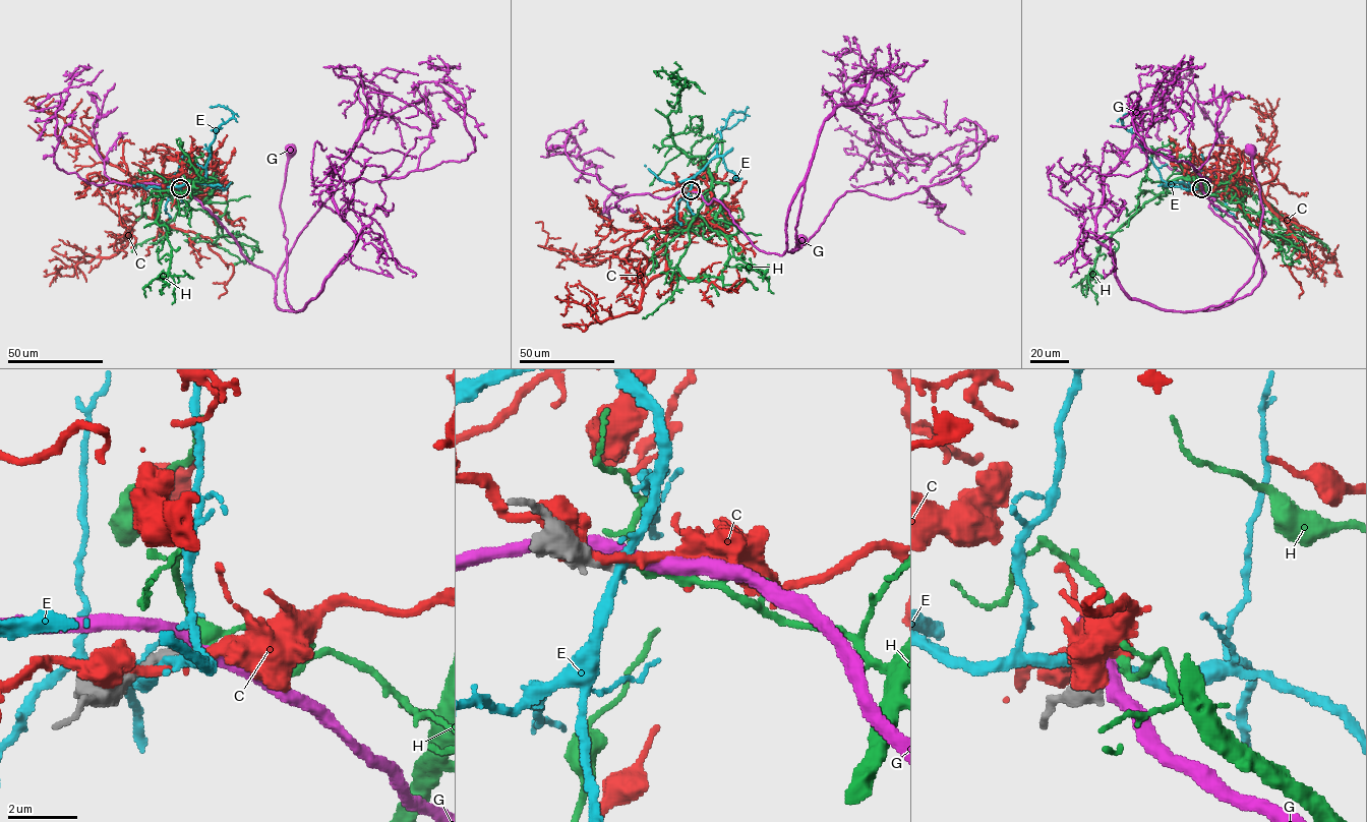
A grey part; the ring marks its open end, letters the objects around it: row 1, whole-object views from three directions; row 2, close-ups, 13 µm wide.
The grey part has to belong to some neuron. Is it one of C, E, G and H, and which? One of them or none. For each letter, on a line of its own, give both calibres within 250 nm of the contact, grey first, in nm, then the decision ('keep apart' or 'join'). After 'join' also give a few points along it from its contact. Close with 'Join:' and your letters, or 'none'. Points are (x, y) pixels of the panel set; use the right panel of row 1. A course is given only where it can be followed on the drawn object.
C: calibres 240 and 280 nm; keep apart
E: calibres 280 and 280 nm; keep apart
G: calibres 220 and 400 nm; keep apart
H: calibres 240 and 280 nm; keep apart
Join: none

